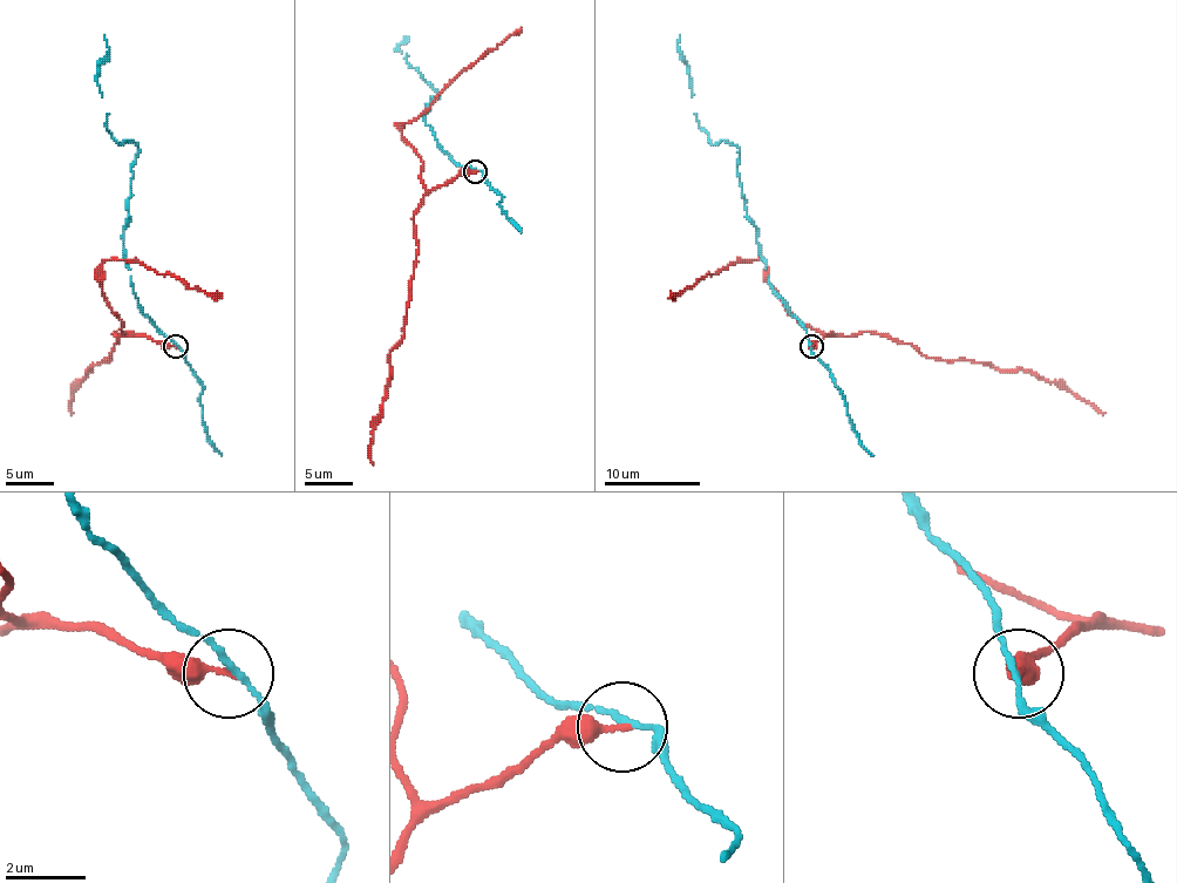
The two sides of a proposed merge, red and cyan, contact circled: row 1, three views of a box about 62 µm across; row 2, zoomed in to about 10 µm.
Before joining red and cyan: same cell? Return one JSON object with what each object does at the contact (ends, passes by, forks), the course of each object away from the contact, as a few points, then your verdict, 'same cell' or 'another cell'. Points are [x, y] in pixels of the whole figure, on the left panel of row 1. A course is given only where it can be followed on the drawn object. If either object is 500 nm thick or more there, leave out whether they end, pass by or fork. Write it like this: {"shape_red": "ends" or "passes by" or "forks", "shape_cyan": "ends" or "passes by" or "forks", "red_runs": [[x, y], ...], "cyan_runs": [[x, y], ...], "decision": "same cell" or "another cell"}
{"shape_red": "ends", "shape_cyan": "passes by", "red_runs": [[176, 346], [114, 331], [118, 335], [109, 358], [90, 367], [73, 388], [73, 413]], "cyan_runs": [[176, 346], [142, 312], [123, 255], [137, 144], [121, 144], [107, 126], [97, 82], [109, 49], [104, 35]], "decision": "another cell"}

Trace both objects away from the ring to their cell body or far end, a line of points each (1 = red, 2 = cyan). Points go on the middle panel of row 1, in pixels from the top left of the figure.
1: (475, 170), (430, 190), (416, 214), (419, 250), (403, 333), (389, 352), (387, 395), (373, 428), (373, 464)
2: (475, 170), (458, 165), (423, 120), (430, 96), (437, 99), (437, 92), (396, 48), (408, 39), (403, 39)

